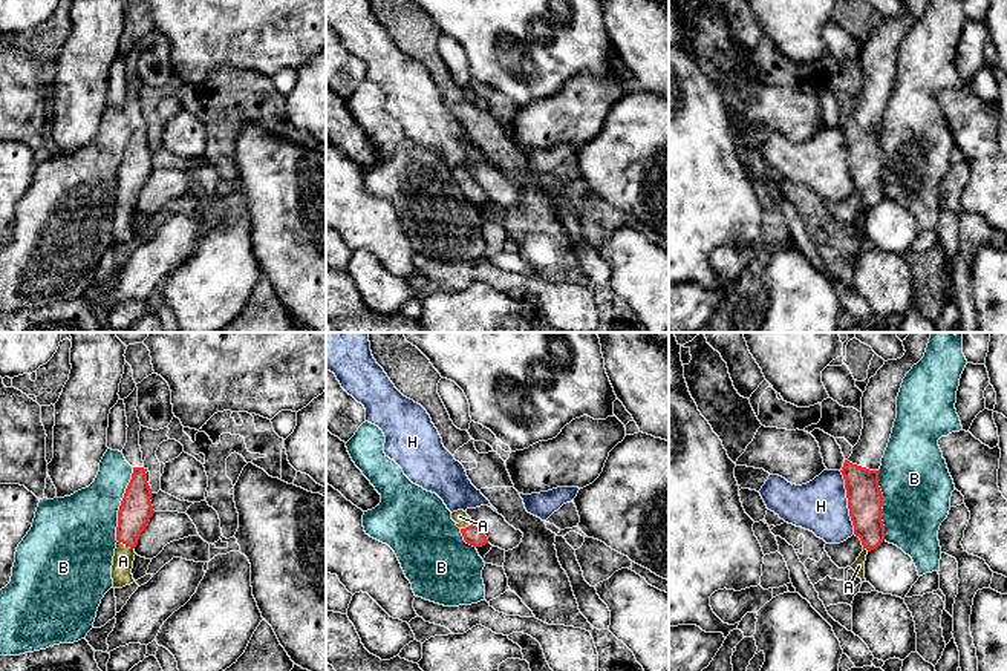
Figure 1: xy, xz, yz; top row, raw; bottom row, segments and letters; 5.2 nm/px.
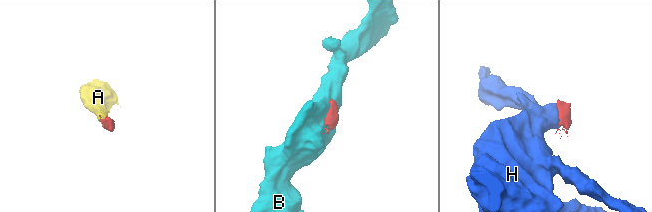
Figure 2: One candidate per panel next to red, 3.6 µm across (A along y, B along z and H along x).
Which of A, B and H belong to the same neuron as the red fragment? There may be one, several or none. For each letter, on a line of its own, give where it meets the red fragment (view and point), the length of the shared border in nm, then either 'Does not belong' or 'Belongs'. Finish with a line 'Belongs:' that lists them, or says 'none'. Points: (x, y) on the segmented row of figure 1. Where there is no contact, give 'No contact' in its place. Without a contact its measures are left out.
A: Touches red at xy (126, 544). Shared border 100 nm. Belongs
B: Touches red at xy (121, 504). Shared border 400 nm. Does not belong
H: Touches red at yz (848, 503). Shared border 340 nm. Does not belong
Belongs: A

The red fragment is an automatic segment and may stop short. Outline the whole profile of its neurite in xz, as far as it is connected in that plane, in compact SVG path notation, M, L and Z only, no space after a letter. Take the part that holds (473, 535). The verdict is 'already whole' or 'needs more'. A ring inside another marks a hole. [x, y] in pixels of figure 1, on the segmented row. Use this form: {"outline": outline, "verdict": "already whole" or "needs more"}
{"outline": "M458 510L451 513L451 519L461 529L464 541L473 547L482 547L488 544L484 532L471 521L471 518L464 510Z", "verdict": "needs more"}

